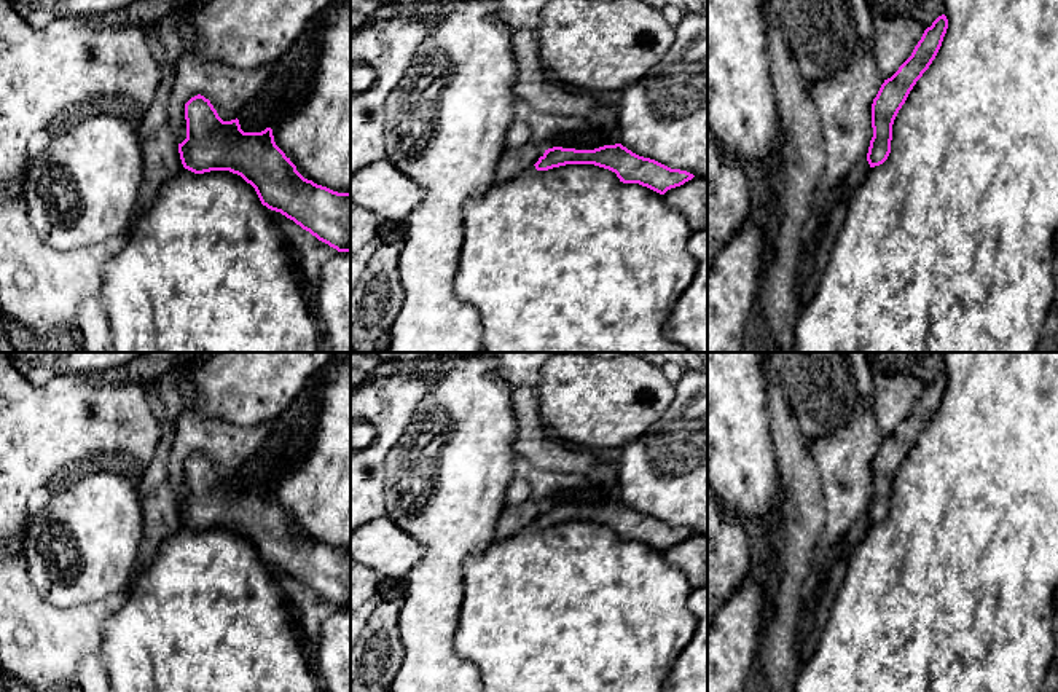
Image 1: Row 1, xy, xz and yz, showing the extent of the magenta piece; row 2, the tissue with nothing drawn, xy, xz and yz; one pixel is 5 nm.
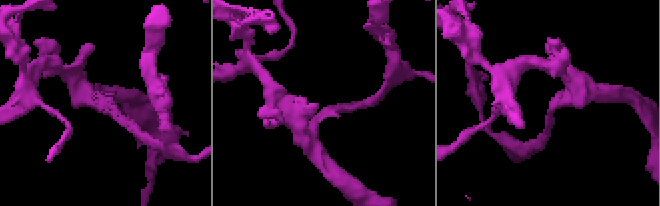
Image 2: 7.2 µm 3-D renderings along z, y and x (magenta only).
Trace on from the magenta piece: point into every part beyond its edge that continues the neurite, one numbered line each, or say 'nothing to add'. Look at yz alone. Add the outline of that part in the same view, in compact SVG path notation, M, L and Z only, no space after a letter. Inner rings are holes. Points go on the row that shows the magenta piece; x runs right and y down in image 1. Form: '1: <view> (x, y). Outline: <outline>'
nothing to add

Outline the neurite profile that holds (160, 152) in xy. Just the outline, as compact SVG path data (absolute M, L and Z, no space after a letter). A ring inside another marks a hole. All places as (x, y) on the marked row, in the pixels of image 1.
M167 123L159 126L150 137L140 140L140 148L143 177L139 191L139 204L131 223L153 204L158 190L183 169L178 140L170 132Z

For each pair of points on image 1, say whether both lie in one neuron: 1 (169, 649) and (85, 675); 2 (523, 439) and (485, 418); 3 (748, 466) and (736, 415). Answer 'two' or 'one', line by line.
1: two
2: two
3: one

